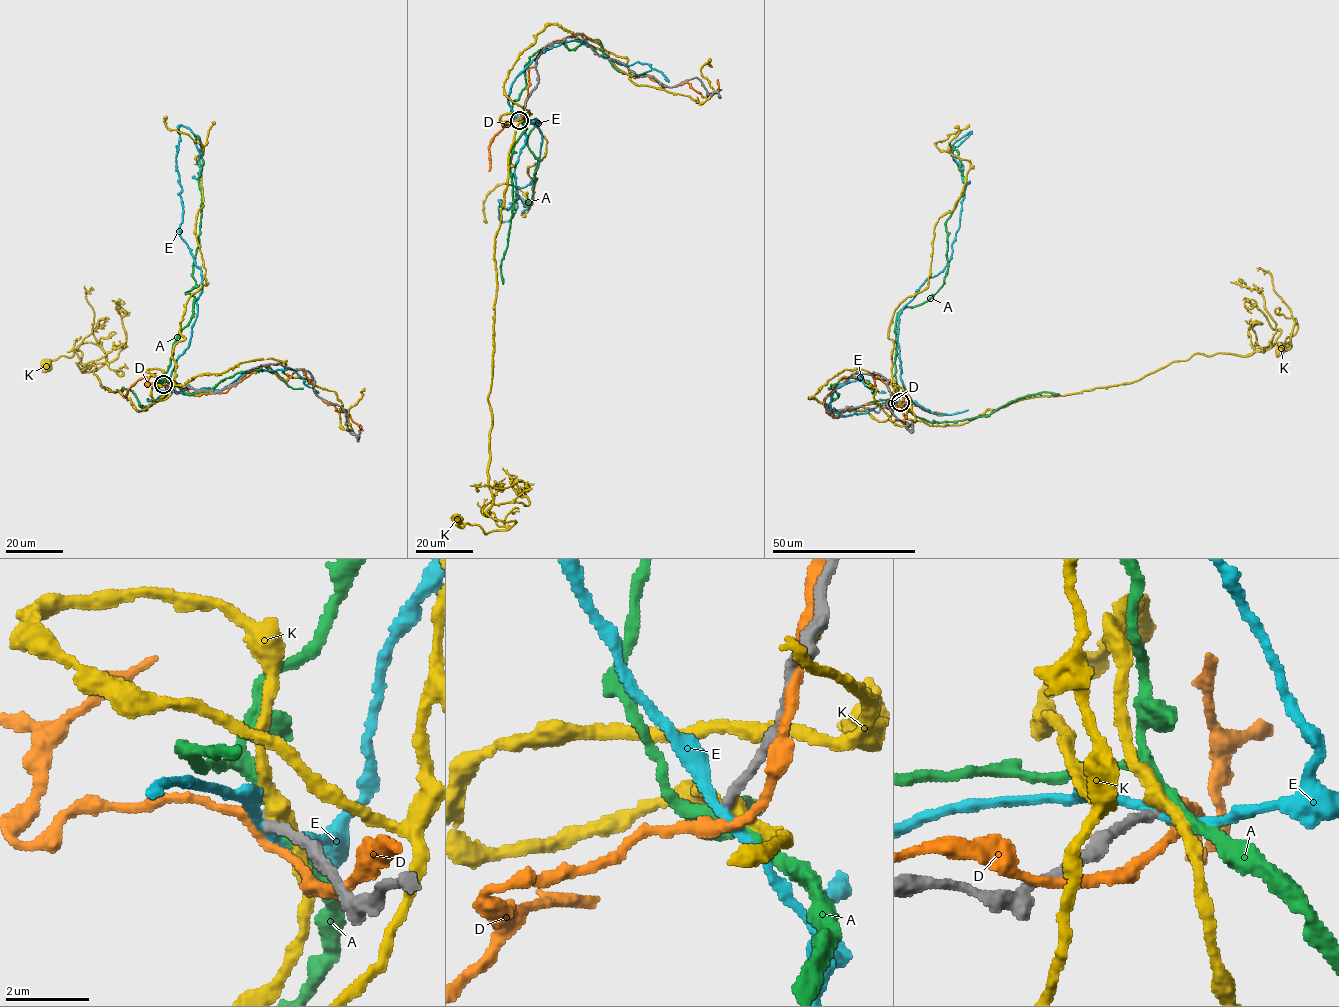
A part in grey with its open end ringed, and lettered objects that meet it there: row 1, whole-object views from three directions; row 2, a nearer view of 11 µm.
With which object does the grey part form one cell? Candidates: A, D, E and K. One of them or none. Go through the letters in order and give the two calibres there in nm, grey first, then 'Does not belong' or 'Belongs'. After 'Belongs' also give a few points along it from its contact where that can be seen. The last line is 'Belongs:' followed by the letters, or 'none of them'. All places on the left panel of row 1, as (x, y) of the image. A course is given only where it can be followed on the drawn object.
A: Thickness 280 nm (grey) against 280 nm. Does not belong
D: Thickness 280 nm (grey) against 280 nm. Does not belong
E: Thickness 280 nm (grey) against 200 nm. Does not belong
K: Thickness 280 nm (grey) against 320 nm. Does not belong
Belongs: none of them

